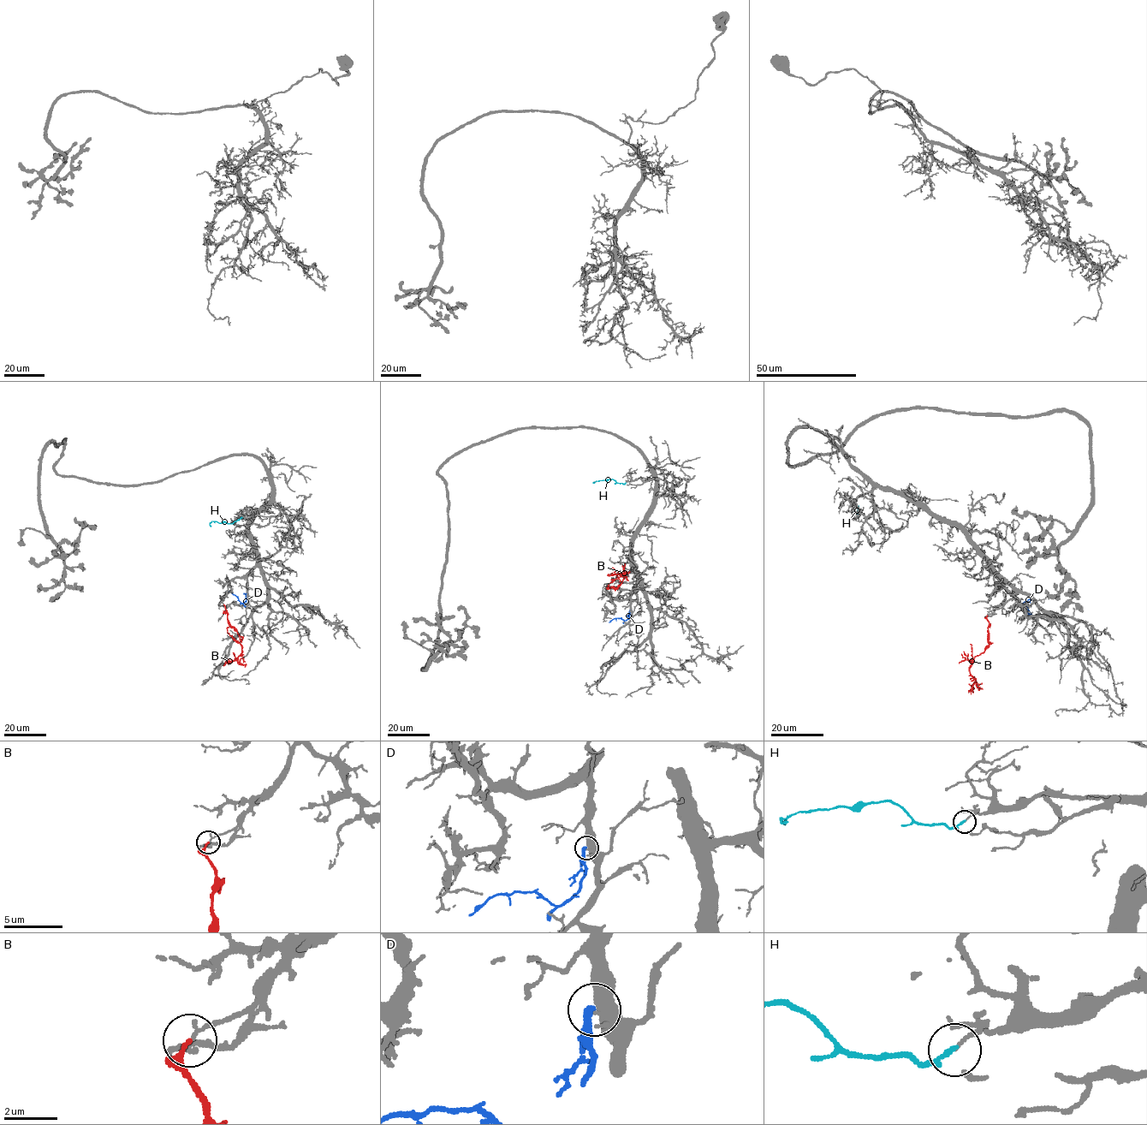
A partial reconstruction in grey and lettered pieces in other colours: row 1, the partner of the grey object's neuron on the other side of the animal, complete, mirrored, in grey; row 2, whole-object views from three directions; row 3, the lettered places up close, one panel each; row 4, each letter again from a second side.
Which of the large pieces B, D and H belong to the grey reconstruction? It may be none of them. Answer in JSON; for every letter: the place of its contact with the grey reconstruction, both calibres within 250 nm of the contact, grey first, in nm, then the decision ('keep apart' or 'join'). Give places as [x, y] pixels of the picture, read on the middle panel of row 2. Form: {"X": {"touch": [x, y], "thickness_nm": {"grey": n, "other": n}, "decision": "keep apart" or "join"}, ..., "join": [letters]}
{"B": {"touch": [607, 586], "thickness_nm": {"grey": 160, "other": 140}, "decision": "join"}, "D": {"touch": [630, 610], "thickness_nm": {"grey": 480, "other": 320}, "decision": "keep apart"}, "H": {"touch": [626, 483], "thickness_nm": {"grey": 120, "other": 200}, "decision": "keep apart"}, "join": ["B"]}

